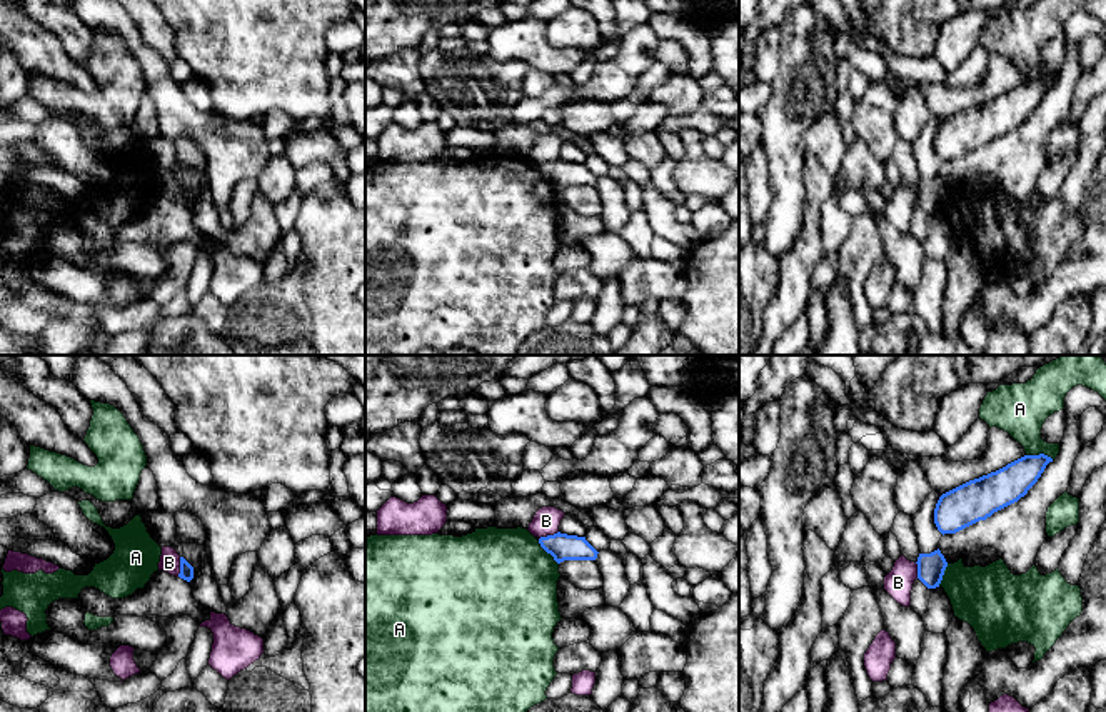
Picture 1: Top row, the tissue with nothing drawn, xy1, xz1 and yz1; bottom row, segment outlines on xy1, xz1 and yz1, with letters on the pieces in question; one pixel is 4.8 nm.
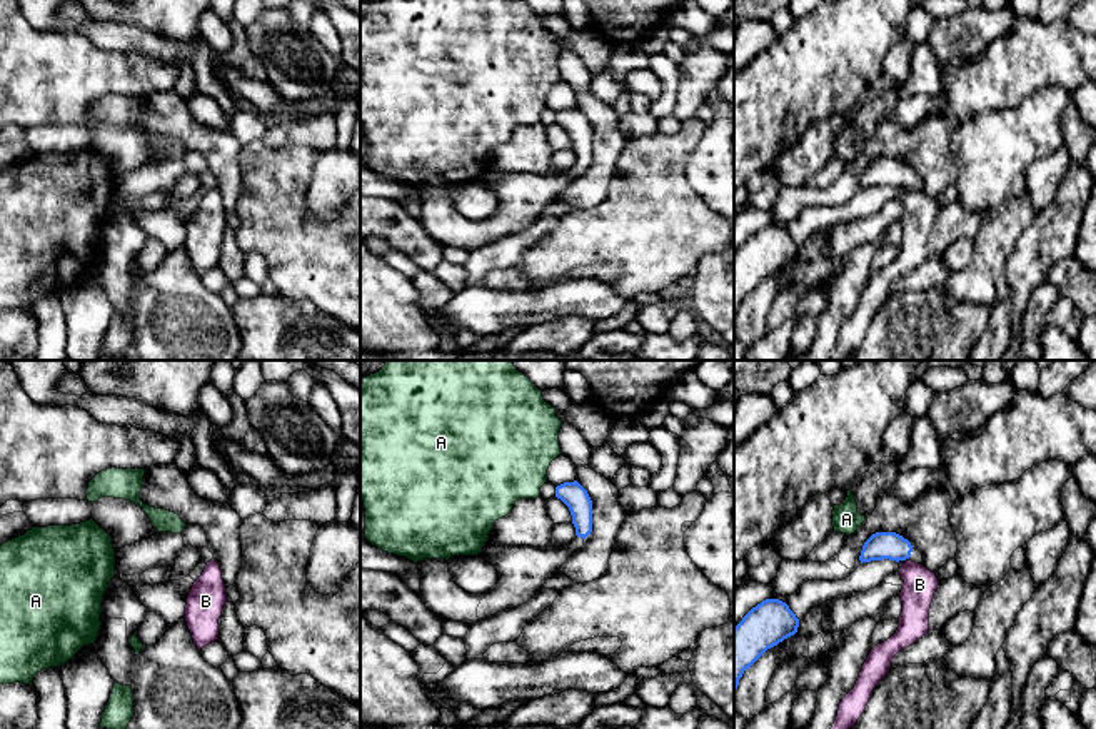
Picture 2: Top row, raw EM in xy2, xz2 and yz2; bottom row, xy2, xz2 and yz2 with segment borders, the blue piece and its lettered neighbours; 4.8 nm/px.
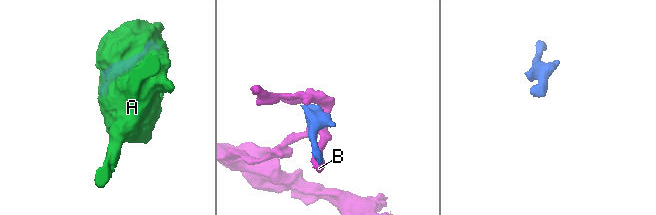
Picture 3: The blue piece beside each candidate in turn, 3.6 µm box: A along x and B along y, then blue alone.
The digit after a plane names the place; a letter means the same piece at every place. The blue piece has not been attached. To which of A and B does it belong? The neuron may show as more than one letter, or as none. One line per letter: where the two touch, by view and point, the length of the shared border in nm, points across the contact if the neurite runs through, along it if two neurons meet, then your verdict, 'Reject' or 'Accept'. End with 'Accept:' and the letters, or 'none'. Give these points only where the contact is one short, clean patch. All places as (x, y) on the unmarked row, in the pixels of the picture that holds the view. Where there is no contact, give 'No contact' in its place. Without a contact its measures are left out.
A: Touches blue at yz1 (1040, 80). Shared border 140 nm. Reject
B: Touches blue at xy1 (180, 194). Shared border 100 nm. Boundary: xy1 (180, 184), (180, 199), (177, 202). Reject
Accept: none

